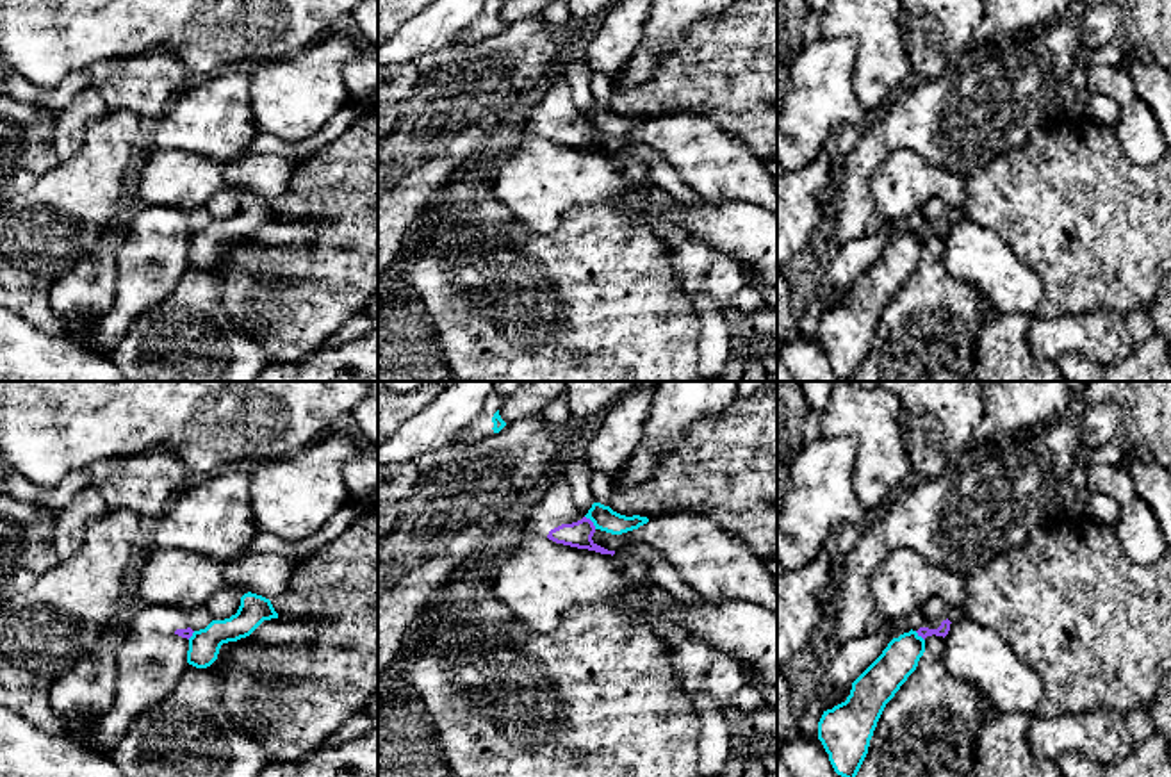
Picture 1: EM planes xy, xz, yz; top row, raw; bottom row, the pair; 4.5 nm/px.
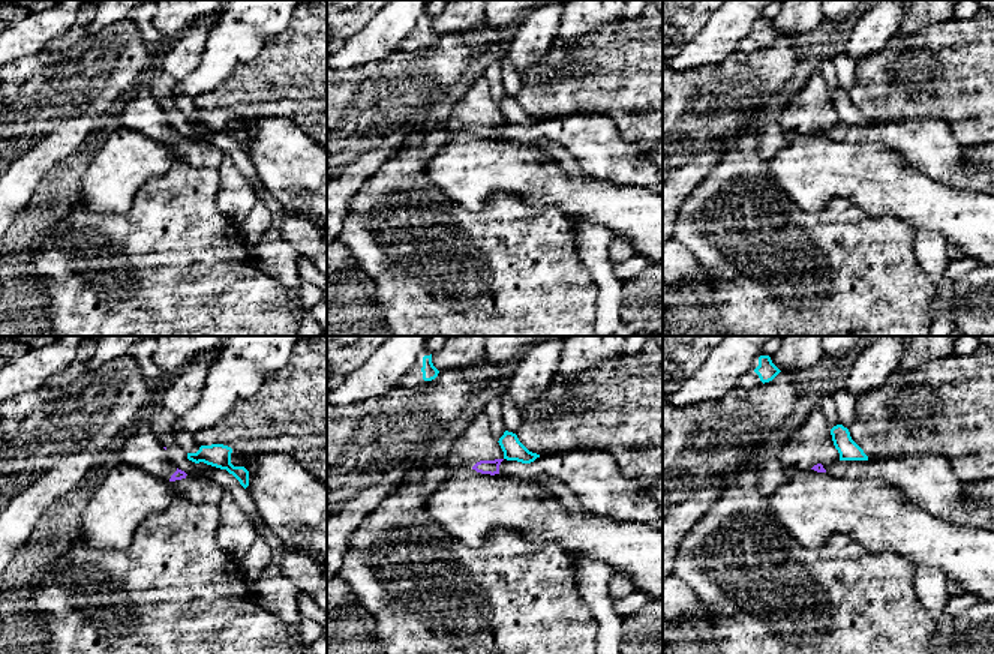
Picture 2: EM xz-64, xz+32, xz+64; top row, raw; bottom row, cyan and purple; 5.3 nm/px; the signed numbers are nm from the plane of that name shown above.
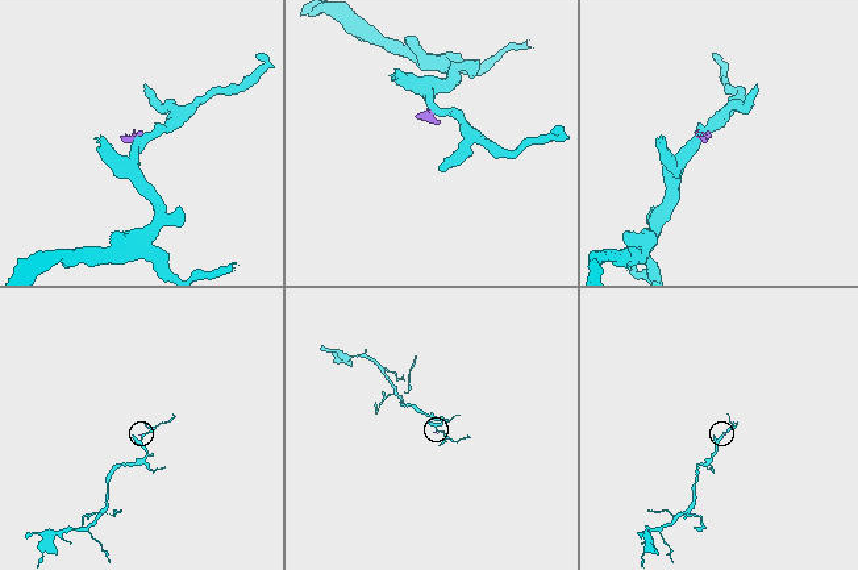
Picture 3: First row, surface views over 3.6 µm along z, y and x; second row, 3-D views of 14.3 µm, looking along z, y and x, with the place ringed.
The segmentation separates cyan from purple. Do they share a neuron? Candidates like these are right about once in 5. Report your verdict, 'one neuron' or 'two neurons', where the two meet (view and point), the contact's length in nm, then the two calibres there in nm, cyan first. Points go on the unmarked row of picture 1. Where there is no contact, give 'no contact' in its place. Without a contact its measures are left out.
two neurons | xz (592, 122) | 80 nm | 110/120 nm

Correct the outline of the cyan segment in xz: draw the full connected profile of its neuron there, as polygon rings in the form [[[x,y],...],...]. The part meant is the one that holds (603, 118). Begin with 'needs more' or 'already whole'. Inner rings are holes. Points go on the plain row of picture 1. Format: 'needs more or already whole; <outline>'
already whole; [[[594,103],[585,118],[594,123],[595,130],[601,130],[611,135],[622,135],[622,134],[638,130],[640,127],[649,123],[647,118],[640,118],[640,116],[626,118],[601,103]]]

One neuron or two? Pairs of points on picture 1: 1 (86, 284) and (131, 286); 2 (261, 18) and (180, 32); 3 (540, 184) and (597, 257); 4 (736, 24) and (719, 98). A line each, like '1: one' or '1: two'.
1: two
2: one
3: two
4: one

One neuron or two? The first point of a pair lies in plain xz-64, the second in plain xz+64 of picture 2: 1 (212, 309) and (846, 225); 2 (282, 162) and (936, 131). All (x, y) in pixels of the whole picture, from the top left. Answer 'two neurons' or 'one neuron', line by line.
1: one neuron
2: one neuron

